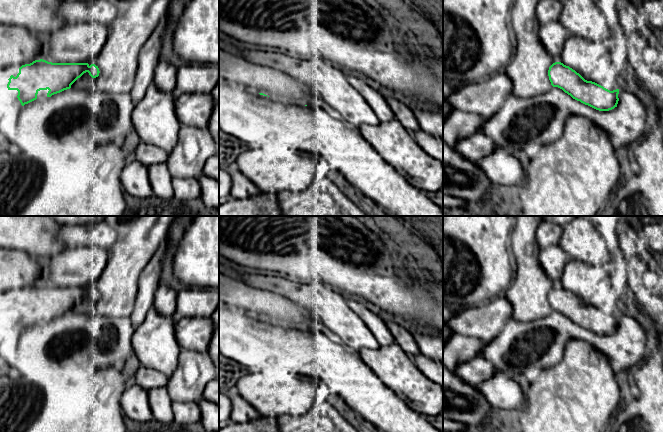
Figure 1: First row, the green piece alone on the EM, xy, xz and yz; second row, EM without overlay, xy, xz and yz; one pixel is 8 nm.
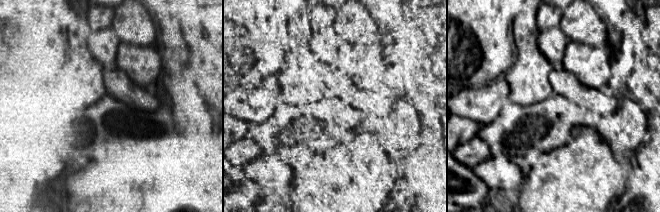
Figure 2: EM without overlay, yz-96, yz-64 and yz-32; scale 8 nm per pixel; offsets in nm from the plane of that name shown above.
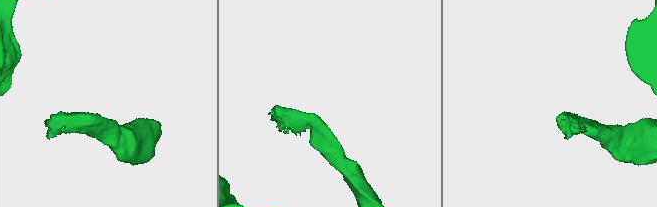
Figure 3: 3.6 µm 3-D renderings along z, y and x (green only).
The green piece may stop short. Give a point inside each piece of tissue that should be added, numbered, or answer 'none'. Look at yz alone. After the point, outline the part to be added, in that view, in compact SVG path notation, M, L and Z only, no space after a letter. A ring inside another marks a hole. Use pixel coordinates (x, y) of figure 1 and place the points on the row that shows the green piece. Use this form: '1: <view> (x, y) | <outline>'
none

